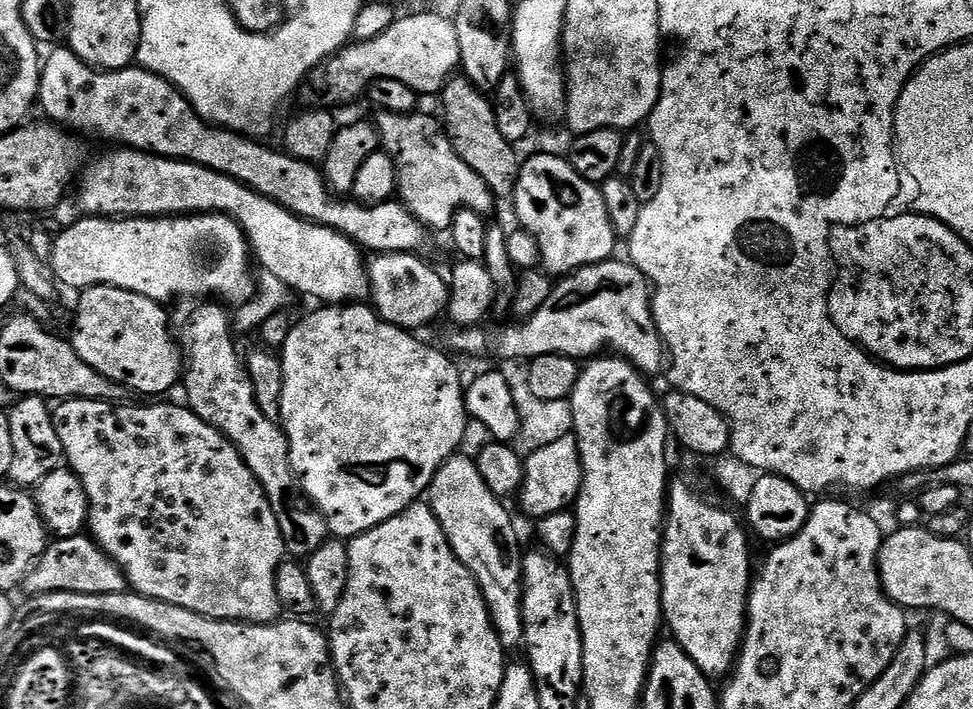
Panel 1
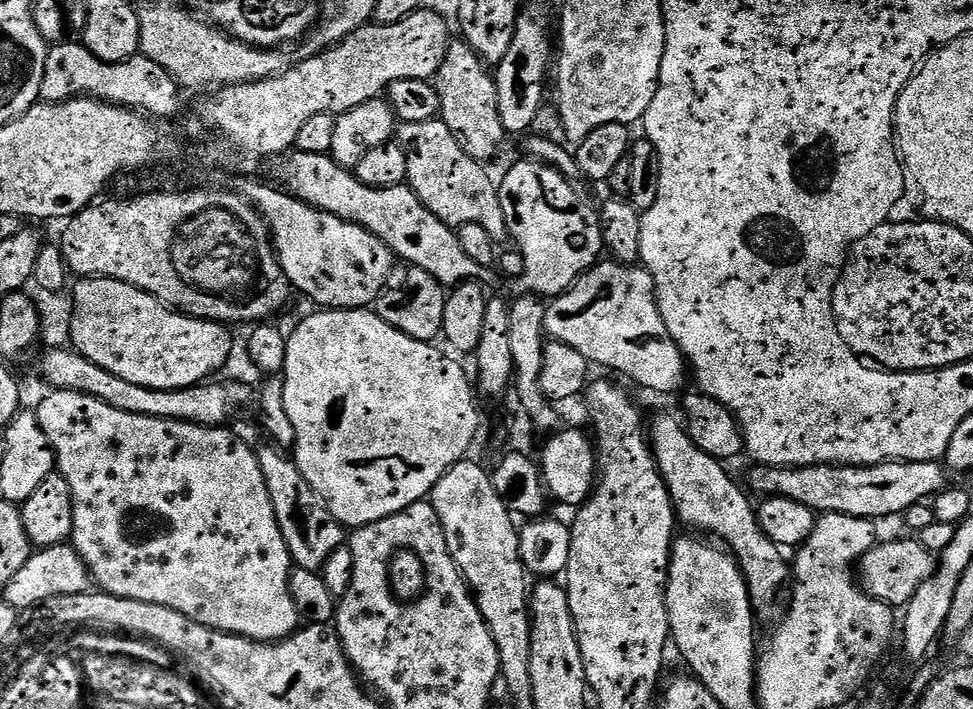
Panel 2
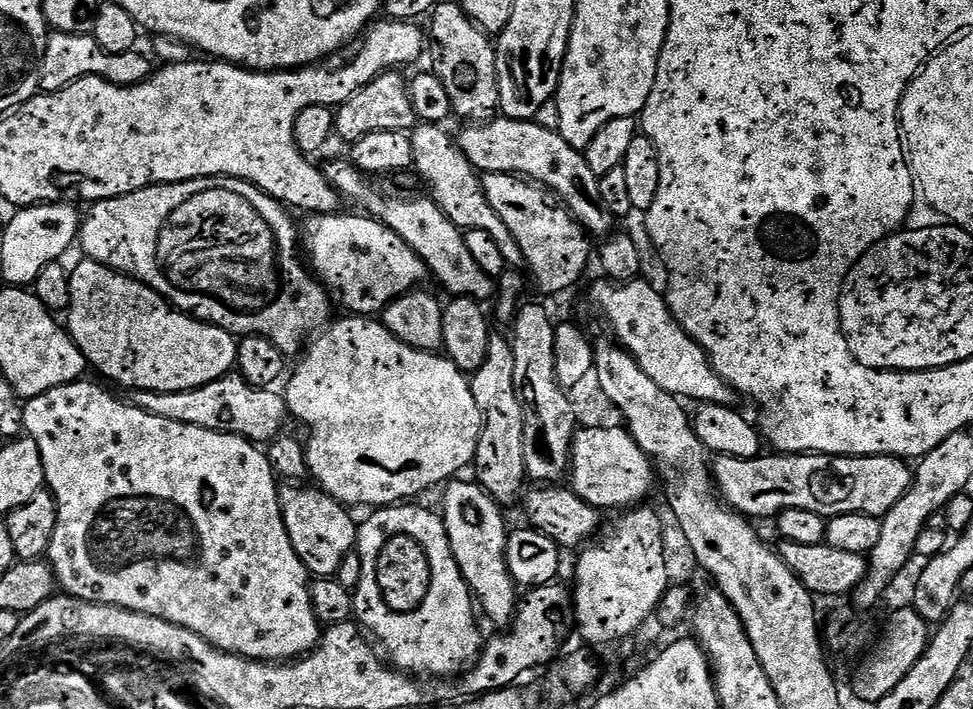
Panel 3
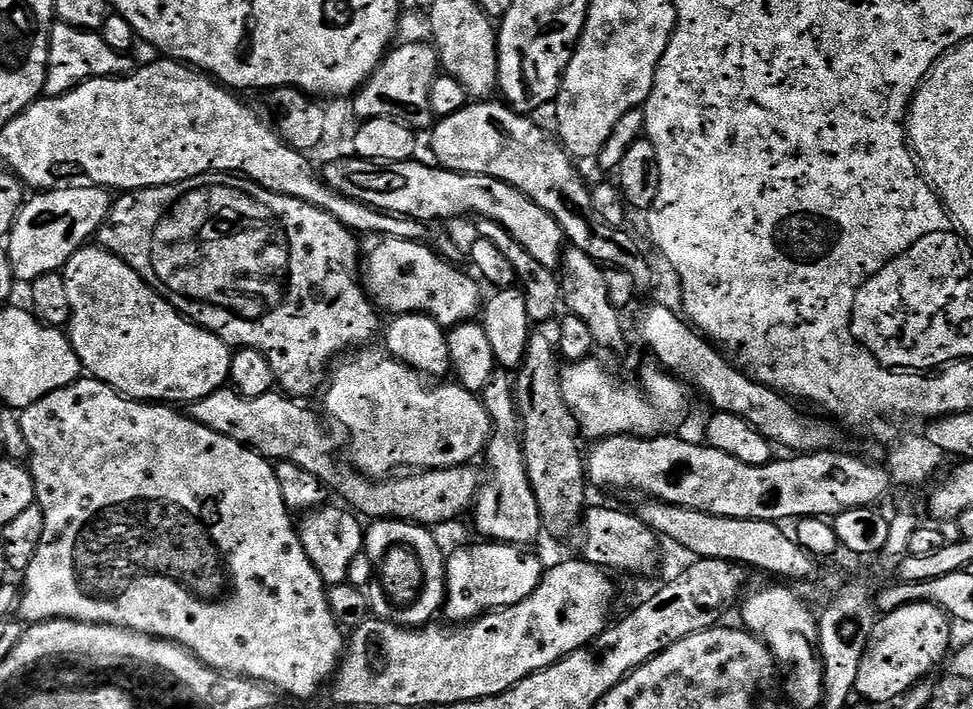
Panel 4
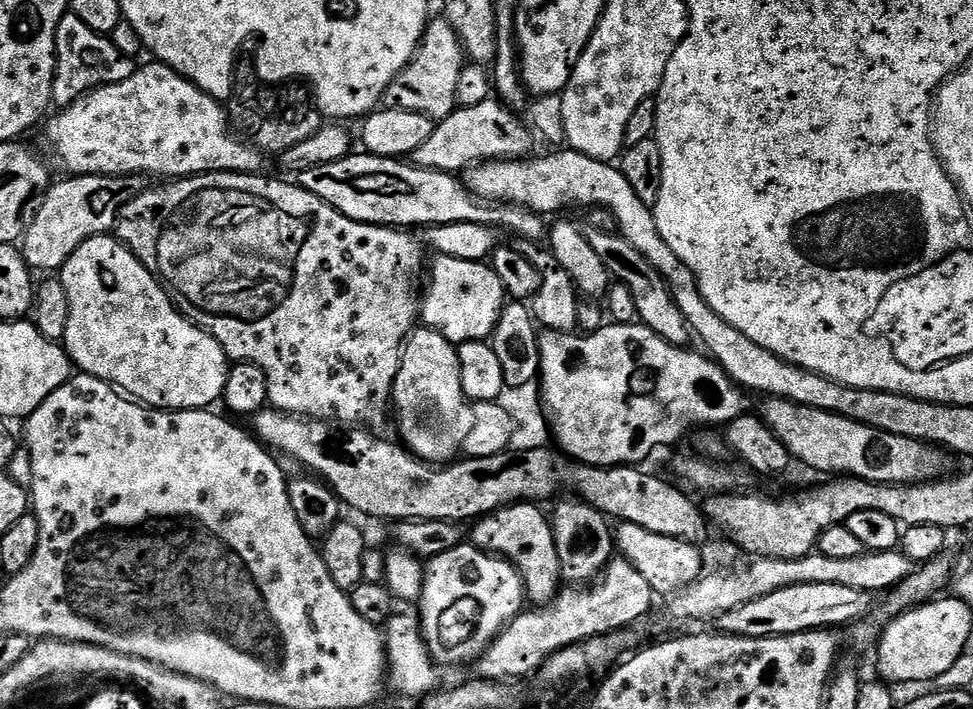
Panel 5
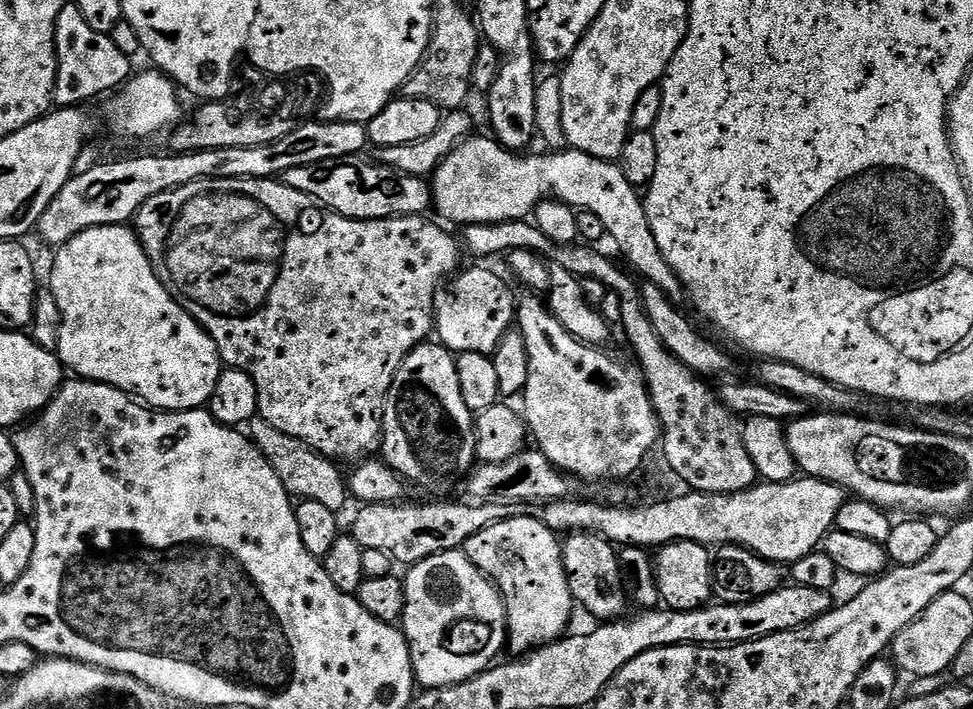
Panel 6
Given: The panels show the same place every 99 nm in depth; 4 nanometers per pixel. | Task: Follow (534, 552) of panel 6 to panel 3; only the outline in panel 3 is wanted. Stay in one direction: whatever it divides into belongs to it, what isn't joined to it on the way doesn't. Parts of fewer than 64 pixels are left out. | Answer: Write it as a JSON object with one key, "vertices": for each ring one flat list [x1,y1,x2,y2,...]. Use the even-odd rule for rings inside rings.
{"vertices":[[493,335,488,342,486,362,470,376,472,393,484,414,484,429,474,461,475,479,501,506,512,504,516,499,517,503,521,499,528,475,524,465,524,402,516,389,515,369,511,339,507,335]]}

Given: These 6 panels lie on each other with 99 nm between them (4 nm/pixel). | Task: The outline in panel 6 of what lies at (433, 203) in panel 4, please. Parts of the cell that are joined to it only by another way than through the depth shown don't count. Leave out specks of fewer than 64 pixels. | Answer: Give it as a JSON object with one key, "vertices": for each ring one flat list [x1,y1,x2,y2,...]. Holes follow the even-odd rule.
{"vertices":[[347,156,310,166,294,166,294,170,284,172,282,183,302,194,313,196,317,204,331,208,339,216,345,216,351,220,389,220,392,216,418,216,427,213,427,208,432,204,432,194,427,179,395,172,389,168,383,168,371,159,368,159,369,161,364,159,360,156]]}

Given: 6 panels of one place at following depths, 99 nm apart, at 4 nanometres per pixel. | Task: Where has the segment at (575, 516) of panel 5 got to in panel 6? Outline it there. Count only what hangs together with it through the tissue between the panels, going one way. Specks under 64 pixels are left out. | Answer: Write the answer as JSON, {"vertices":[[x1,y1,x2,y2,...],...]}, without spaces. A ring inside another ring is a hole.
{"vertices":[[578,532,563,541,564,569,570,582,573,601,580,604,600,622,616,622,625,615,630,596,624,586,624,575,620,572,620,557,617,549,600,536,591,532]]}

